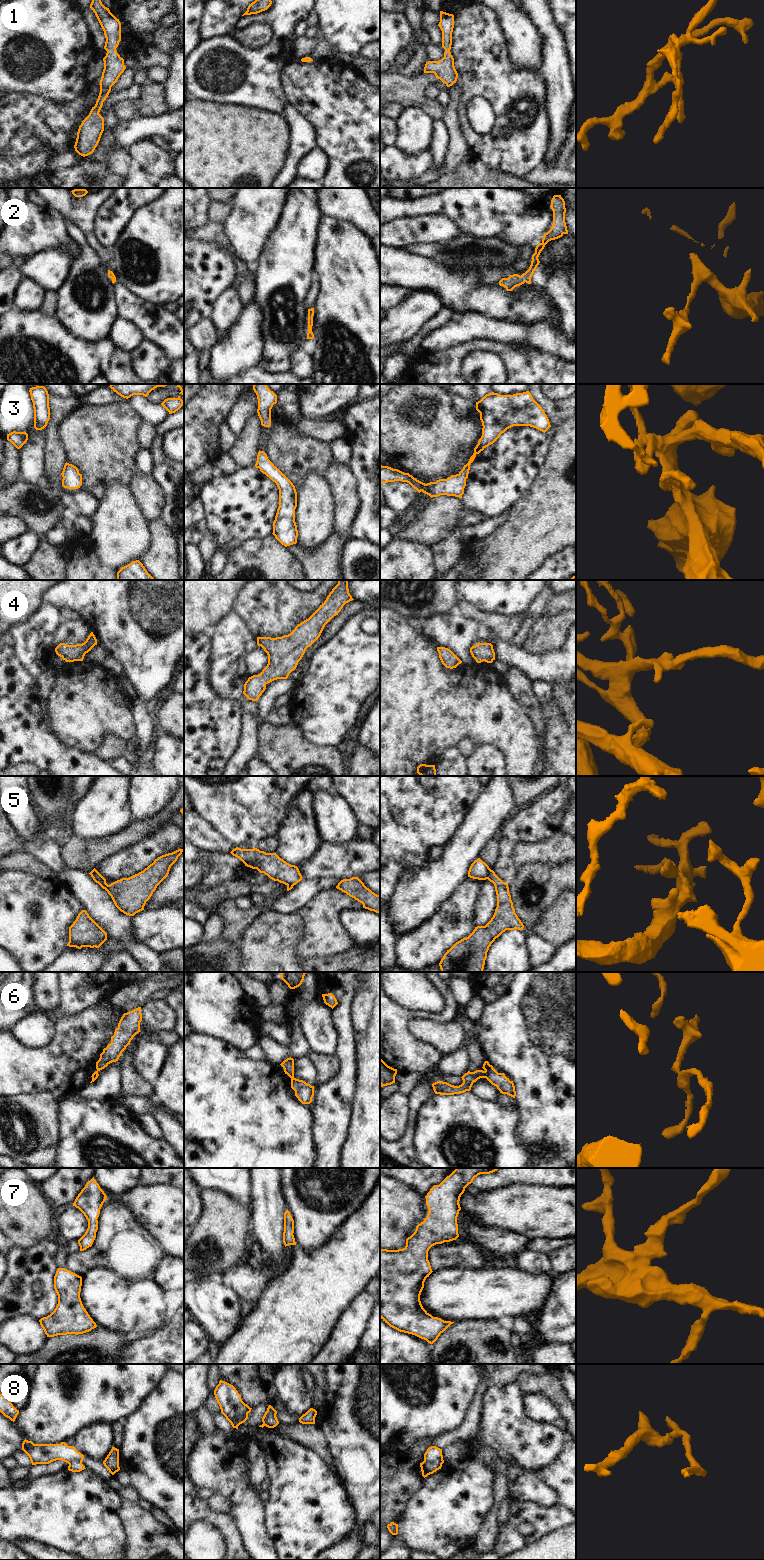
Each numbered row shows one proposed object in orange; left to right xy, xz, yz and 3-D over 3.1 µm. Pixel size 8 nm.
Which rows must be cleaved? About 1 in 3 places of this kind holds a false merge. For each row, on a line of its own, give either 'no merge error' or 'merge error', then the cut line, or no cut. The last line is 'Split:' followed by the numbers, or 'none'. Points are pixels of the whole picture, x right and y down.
1: no merge error | no cut
2: no merge error | no cut
3: no merge error | no cut
4: no merge error | no cut
5: merge error | yz (490, 869), (486, 878)
6: merge error | yz (484, 1071), (486, 1077)
7: no merge error | no cut
8: merge error | yz (424, 1459), (427, 1461), (442, 1460)
Split: 5, 6, 8

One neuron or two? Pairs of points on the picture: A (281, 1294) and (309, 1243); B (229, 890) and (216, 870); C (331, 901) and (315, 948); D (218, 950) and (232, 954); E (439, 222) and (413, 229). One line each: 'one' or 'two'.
A: two
B: two
C: one
D: one
E: one

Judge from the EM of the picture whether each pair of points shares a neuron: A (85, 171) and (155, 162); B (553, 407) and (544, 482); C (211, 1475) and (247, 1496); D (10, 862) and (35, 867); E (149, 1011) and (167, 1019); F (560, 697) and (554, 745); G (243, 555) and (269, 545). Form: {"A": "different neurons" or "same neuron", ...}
{"A": "different neurons", "B": "different neurons", "C": "same neuron", "D": "same neuron", "E": "same neuron", "F": "same neuron", "G": "same neuron"}

